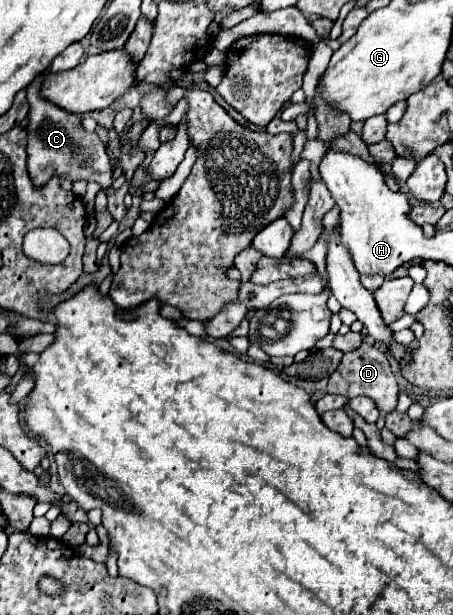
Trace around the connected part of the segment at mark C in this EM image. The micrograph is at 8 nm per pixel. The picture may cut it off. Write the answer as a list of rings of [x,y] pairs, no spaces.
[[[43,76],[37,78],[33,86],[27,86],[29,100],[29,122],[27,122],[27,170],[35,188],[43,188],[53,176],[61,182],[69,180],[71,184],[77,180],[97,182],[103,190],[111,188],[113,172],[109,166],[109,156],[101,138],[93,132],[87,132],[81,126],[81,120],[75,114],[69,114],[51,102],[43,100],[39,94],[39,86]]]

